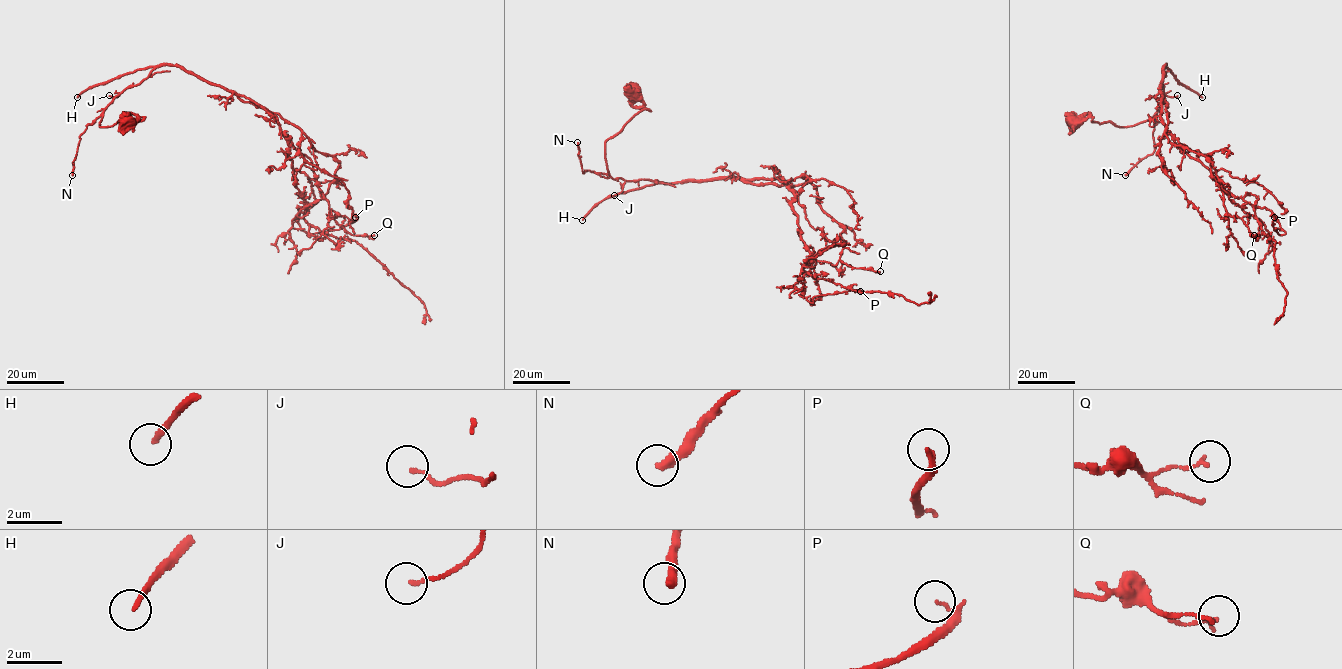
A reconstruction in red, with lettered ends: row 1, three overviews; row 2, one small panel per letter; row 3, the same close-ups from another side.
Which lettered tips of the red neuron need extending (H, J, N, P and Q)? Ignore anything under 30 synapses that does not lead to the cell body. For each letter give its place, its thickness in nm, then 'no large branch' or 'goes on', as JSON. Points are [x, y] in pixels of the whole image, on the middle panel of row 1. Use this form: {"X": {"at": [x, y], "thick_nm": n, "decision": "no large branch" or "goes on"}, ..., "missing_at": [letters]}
{"H": {"at": [582, 220], "thick_nm": 200, "decision": "goes on"}, "J": {"at": [614, 195], "thick_nm": 130, "decision": "no large branch"}, "N": {"at": [577, 142], "thick_nm": 320, "decision": "no large branch"}, "P": {"at": [860, 291], "thick_nm": 180, "decision": "no large branch"}, "Q": {"at": [880, 271], "thick_nm": 130, "decision": "no large branch"}, "missing_at": ["H"]}

